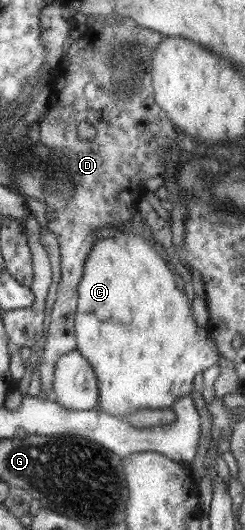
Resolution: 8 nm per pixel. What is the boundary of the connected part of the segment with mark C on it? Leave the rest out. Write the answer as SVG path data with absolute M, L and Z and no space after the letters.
M130 227L119 228L118 233L113 237L97 239L92 245L91 250L83 264L82 276L77 284L77 305L73 321L74 335L76 341L76 351L82 355L92 367L93 375L97 381L98 404L99 411L107 415L124 420L129 414L134 414L139 410L160 410L170 408L178 398L185 397L191 393L194 377L208 369L211 365L217 363L219 355L216 351L214 342L208 338L206 329L196 326L194 318L192 318L192 310L188 304L188 299L183 291L176 288L176 275L170 264L165 261L162 256L152 248L153 238L146 233L139 232L136 234L128 233Z

